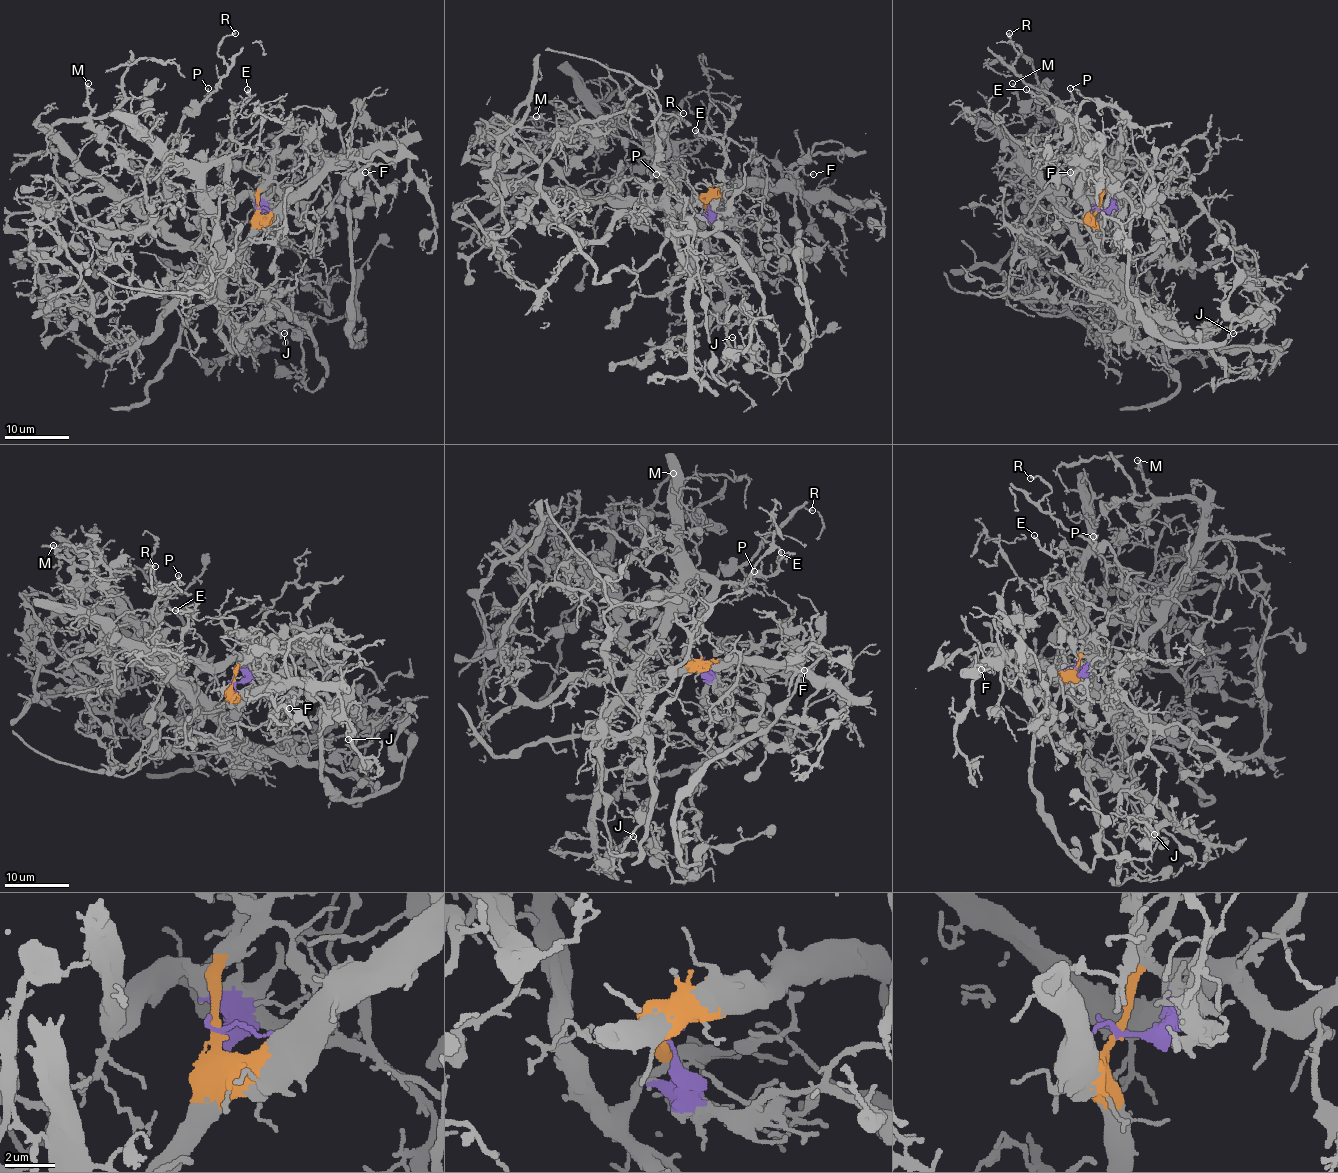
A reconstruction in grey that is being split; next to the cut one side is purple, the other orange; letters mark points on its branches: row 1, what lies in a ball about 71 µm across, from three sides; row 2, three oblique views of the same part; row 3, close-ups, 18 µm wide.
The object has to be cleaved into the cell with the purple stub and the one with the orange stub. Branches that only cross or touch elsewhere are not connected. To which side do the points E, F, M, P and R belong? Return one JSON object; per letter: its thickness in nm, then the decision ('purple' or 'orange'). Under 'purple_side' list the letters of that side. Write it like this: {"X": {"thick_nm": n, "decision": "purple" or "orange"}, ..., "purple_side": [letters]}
{"E": {"thick_nm": 280, "decision": "purple"}, "F": {"thick_nm": 110, "decision": "orange"}, "M": {"thick_nm": 140, "decision": "orange"}, "P": {"thick_nm": 150, "decision": "orange"}, "R": {"thick_nm": 150, "decision": "orange"}, "purple_side": ["E"]}

